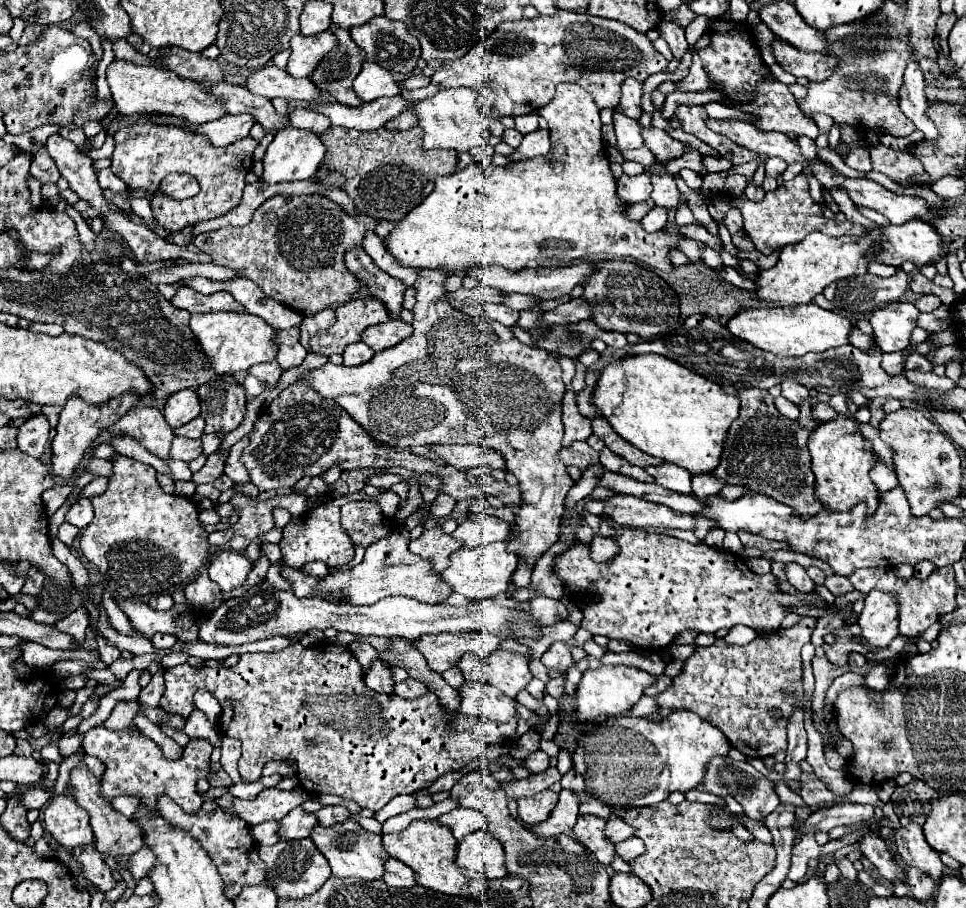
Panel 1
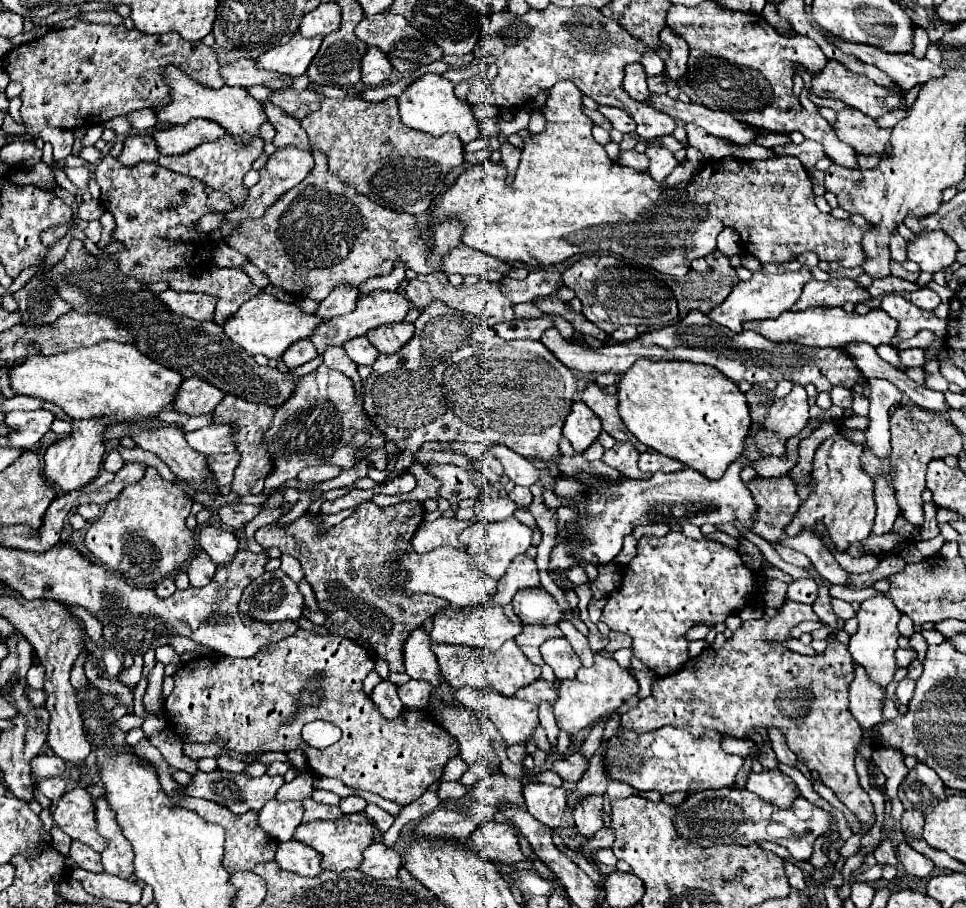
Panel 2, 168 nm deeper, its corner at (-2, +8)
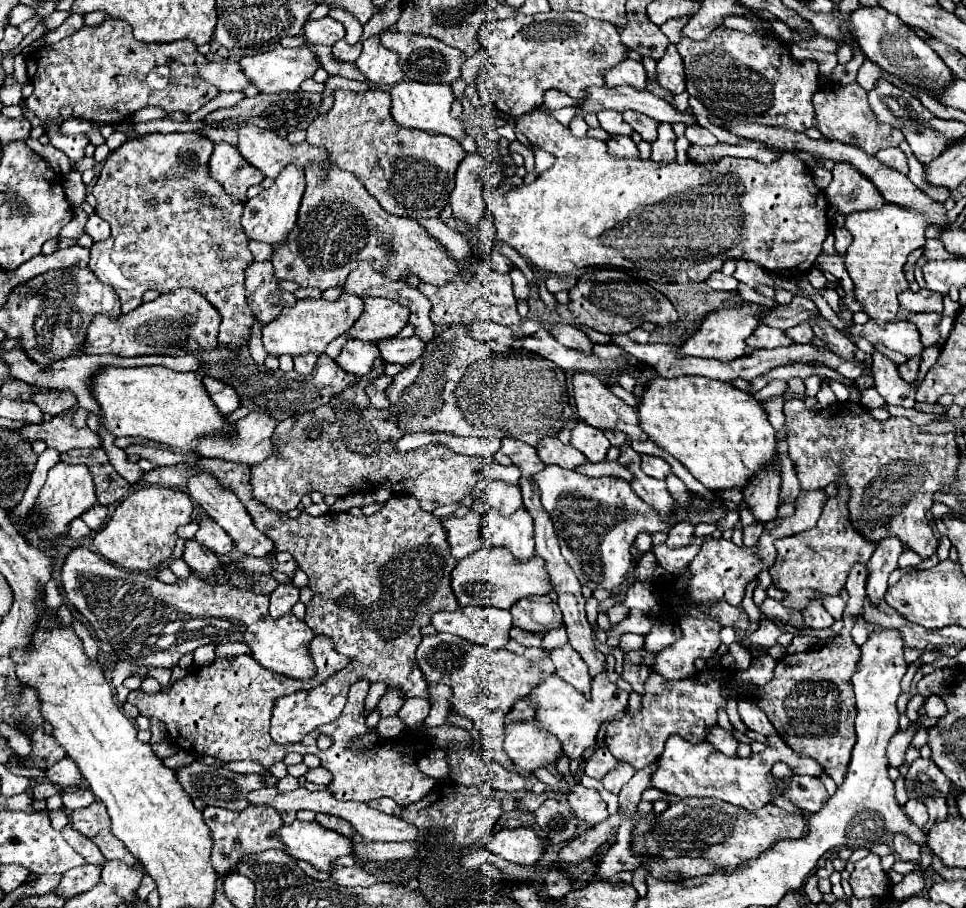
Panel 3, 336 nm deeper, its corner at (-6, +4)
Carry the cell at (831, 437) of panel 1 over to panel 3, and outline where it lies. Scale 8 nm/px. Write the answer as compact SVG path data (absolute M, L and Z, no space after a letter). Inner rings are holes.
M839 479L837 497L829 497L825 501L821 517L813 529L775 541L777 559L771 567L771 577L775 579L775 585L779 589L789 593L783 605L801 611L807 605L807 599L817 597L815 591L839 595L839 591L845 587L845 579L851 565L857 561L867 563L869 555L873 555L875 545L853 527L849 519L847 501L849 501L849 485L843 479Z

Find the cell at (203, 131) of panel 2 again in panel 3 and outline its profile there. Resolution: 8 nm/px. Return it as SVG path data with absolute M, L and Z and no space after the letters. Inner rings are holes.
M149 133L115 149L107 157L101 175L91 189L97 199L95 213L111 223L111 235L107 241L91 247L89 269L101 283L117 291L123 313L137 309L147 289L157 289L159 293L181 287L195 289L213 303L221 315L219 343L245 345L255 323L245 297L245 267L253 257L247 249L249 239L239 223L243 201L227 195L225 189L207 175L207 157L211 151L211 139L197 133Z

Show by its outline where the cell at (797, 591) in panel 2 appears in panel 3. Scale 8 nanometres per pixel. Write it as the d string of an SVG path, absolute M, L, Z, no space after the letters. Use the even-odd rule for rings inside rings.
M809 599L809 605L801 613L803 613L807 625L817 627L817 629L827 629L833 623L833 617L823 609L821 601L817 601L817 599Z

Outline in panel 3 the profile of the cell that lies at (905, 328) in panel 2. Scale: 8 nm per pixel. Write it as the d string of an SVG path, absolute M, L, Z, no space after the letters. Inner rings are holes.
M913 313L913 315L909 315L909 321L917 325L919 335L921 335L921 343L925 347L939 341L939 329L937 329L939 319L941 319L941 315L933 315L933 313Z

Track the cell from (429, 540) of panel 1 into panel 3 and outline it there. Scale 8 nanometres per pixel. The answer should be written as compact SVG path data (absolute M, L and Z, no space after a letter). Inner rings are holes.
M477 511L467 513L459 519L445 519L443 527L447 531L447 543L451 547L451 555L461 559L481 547L485 547L485 539L481 539L481 515Z

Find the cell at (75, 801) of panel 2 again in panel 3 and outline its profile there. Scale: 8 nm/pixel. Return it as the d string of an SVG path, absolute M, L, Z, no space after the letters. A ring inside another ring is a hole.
M93 801L89 807L71 811L71 825L75 831L89 837L101 849L105 859L121 859L127 865L135 863L135 857L127 851L127 847L111 835L109 815L101 801Z

